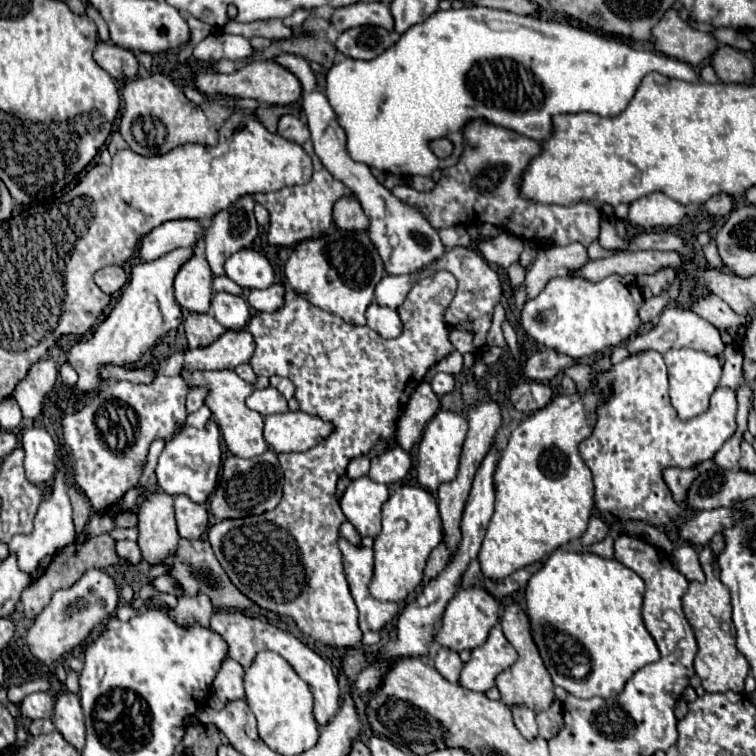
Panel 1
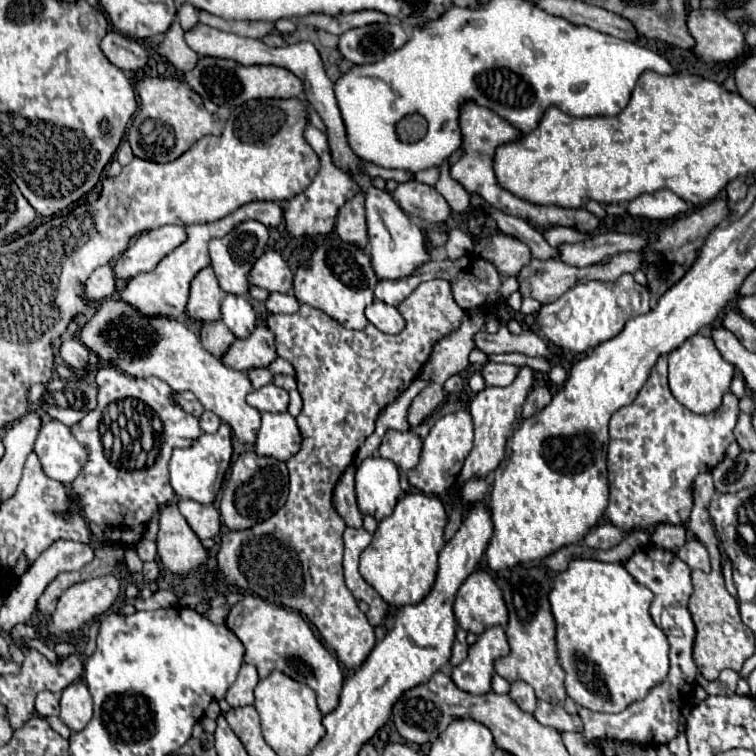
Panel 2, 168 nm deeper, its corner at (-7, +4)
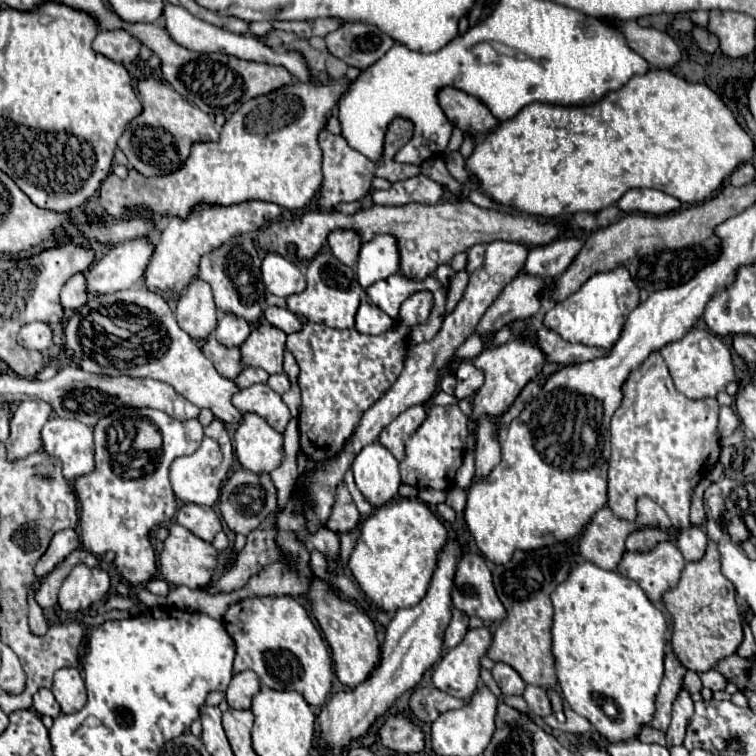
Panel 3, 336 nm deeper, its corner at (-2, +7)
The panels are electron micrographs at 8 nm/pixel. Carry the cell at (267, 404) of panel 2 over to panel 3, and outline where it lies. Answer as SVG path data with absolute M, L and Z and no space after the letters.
M250 385L232 397L232 405L242 413L256 413L272 429L278 429L278 433L284 435L284 429L290 421L290 411L284 405L282 397L274 393L268 385Z

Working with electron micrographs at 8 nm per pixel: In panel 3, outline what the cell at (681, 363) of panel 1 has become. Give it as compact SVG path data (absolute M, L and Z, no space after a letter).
M694 327L682 339L664 345L660 349L660 355L670 369L670 375L674 379L676 389L690 399L716 397L718 391L724 391L724 387L728 383L736 381L730 349L722 343L720 337L716 337L714 333L710 333L702 327Z

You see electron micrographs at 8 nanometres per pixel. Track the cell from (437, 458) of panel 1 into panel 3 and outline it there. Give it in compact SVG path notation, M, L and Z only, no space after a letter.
M458 405L430 407L426 421L406 441L406 451L404 451L406 457L400 463L402 483L412 485L416 489L426 489L426 487L440 491L450 489L450 485L454 485L456 471L462 465L466 453L466 437L468 437L466 423L468 417L458 409Z

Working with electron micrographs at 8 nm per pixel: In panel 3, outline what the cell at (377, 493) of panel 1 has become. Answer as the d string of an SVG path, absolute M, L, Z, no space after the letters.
M378 441L366 445L356 455L352 465L354 481L372 507L386 505L398 493L398 465L398 459Z

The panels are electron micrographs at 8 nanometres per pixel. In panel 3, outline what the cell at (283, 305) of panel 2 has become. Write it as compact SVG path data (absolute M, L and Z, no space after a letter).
M266 307L264 311L264 317L270 325L274 325L276 329L284 331L284 333L298 333L298 329L302 329L302 323L300 319L288 311L288 309L280 309L280 307Z

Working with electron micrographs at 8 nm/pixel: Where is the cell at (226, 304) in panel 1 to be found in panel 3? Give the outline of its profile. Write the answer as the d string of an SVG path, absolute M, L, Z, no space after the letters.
M220 313L214 337L220 345L240 347L246 341L246 337L250 335L250 331L252 331L250 325L242 317L236 317L230 313Z

